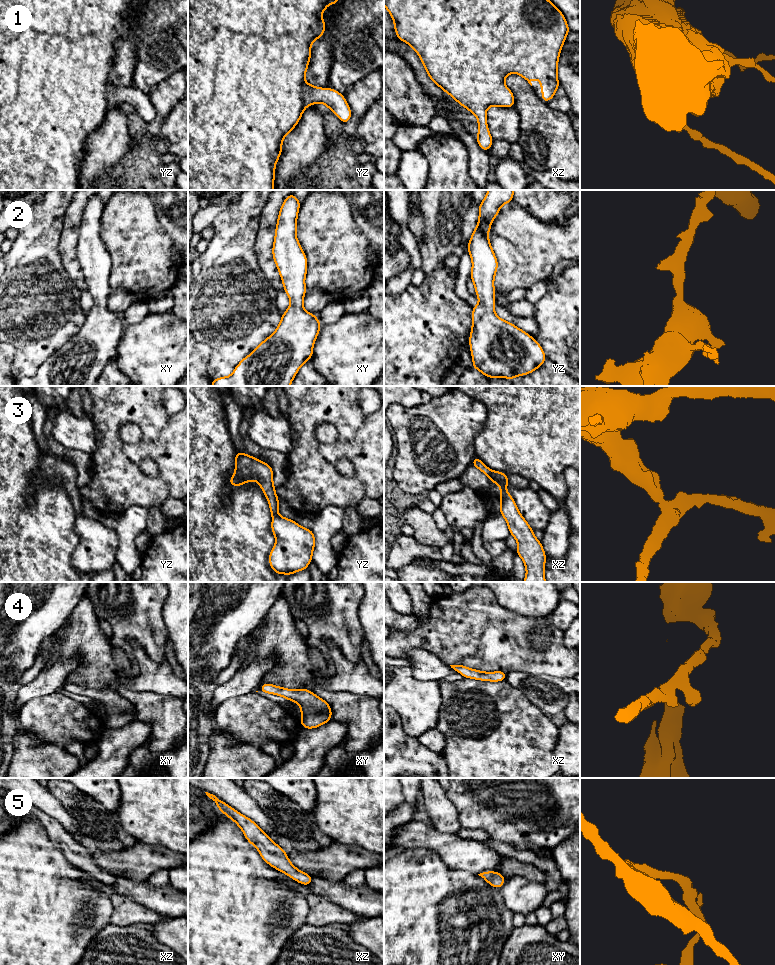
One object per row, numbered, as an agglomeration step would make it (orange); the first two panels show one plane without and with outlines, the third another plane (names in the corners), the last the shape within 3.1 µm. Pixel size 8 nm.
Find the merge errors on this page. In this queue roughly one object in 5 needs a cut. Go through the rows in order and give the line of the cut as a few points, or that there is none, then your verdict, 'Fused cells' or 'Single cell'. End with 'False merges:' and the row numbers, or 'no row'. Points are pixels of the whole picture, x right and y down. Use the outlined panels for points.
1: No split. Single cell
2: No split. Single cell
3: Split along yz (277, 513), (272, 517). Fused cells
4: No split. Single cell
5: No split. Single cell
False merges: 3

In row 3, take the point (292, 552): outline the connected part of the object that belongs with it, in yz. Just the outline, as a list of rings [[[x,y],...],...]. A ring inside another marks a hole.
[[[278,514],[272,517],[271,529],[276,543],[269,554],[269,565],[274,572],[289,576],[307,569],[315,547],[313,531]]]

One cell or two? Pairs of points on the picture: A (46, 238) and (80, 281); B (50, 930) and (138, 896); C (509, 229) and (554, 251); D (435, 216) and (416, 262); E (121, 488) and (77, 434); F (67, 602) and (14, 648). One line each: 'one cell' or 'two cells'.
A: two cells
B: two cells
C: one cell
D: two cells
E: two cells
F: one cell

